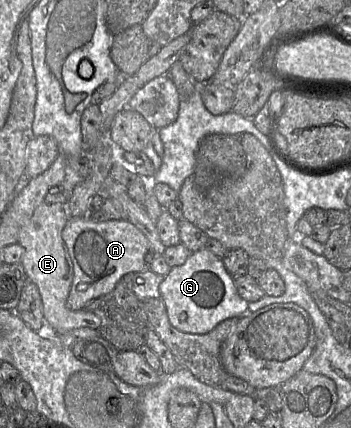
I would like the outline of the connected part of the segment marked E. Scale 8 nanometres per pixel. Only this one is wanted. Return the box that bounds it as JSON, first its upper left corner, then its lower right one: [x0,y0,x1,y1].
[18,202,101,332]

